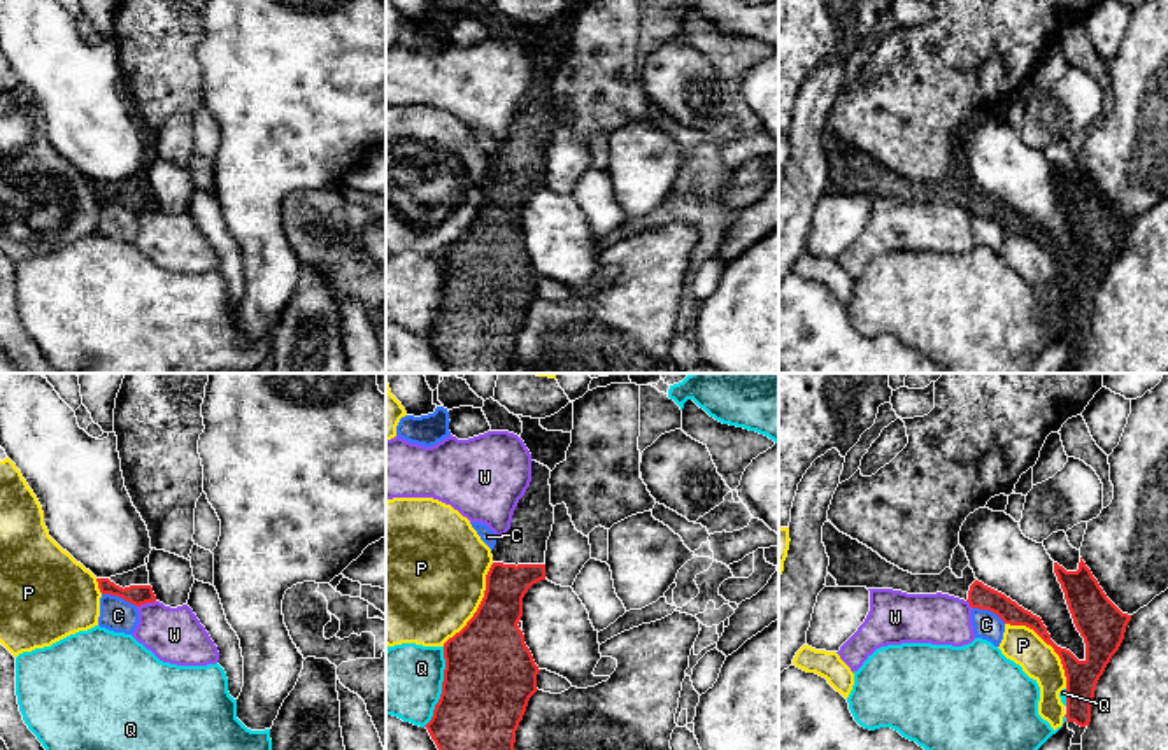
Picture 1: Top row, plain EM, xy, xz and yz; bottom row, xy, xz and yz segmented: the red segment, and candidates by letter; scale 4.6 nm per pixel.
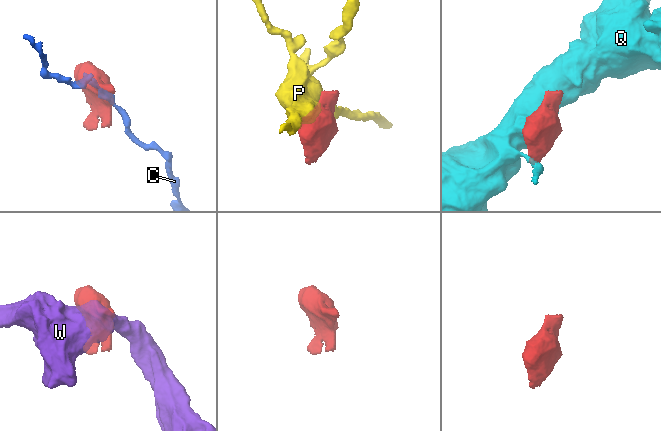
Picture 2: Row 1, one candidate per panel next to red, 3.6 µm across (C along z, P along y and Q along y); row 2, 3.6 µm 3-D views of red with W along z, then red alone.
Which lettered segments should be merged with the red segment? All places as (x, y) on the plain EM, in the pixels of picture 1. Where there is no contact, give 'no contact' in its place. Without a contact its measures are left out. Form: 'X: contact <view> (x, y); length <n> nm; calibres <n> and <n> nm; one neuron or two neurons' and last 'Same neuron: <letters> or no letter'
C: contact xy (120, 204); length 170 nm; calibres 100 and 150 nm; two neurons
P: contact yz (1049, 251); length 420 nm; calibres 200 and 170 nm; two neurons
Q: contact xz (442, 295); length 380 nm; calibres 420 and 340 nm; two neurons
W: contact xy (146, 209); length 90 nm; calibres 100 and 260 nm; two neurons
Same neuron: no letter

